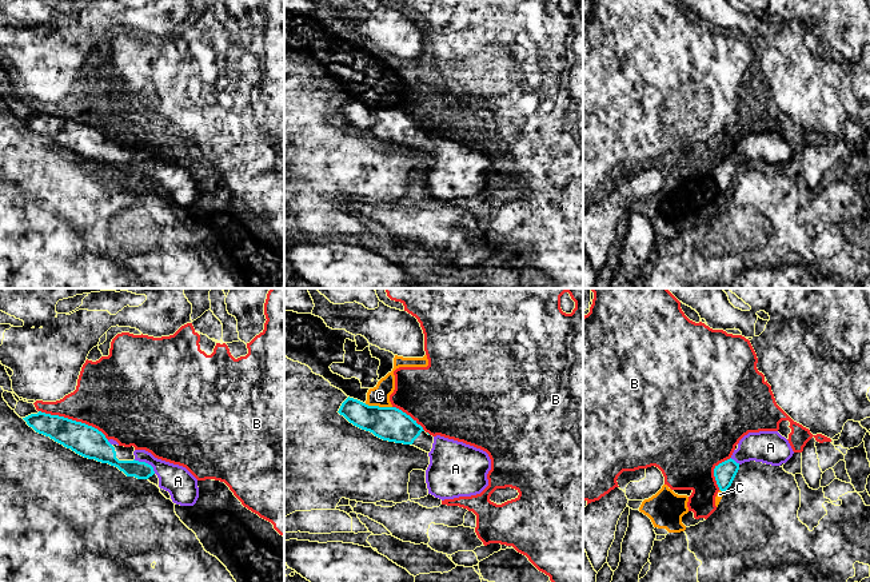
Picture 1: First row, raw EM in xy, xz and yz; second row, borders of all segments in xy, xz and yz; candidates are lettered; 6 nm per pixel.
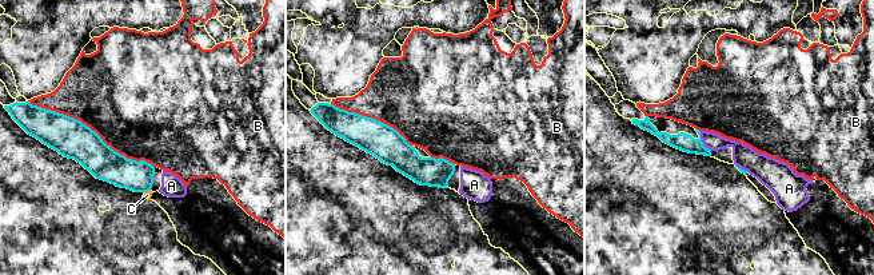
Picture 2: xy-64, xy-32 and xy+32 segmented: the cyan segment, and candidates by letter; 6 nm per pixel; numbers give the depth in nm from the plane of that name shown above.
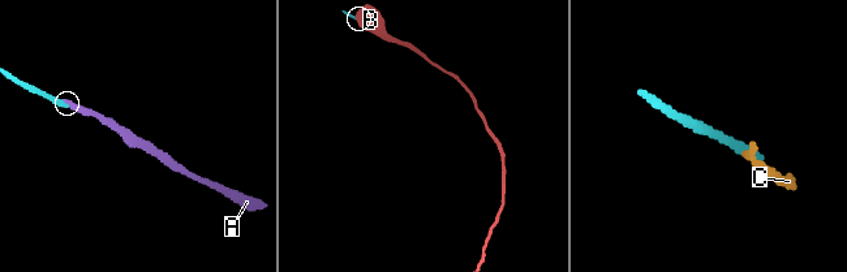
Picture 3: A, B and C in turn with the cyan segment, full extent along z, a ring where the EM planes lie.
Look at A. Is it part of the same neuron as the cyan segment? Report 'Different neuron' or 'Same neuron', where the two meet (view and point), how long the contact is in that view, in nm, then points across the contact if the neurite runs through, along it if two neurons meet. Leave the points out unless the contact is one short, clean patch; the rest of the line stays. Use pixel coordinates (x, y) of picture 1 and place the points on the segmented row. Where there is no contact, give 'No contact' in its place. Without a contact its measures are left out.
Same neuron. Touches cyan at xy (144, 462). Shared border 160 nm

